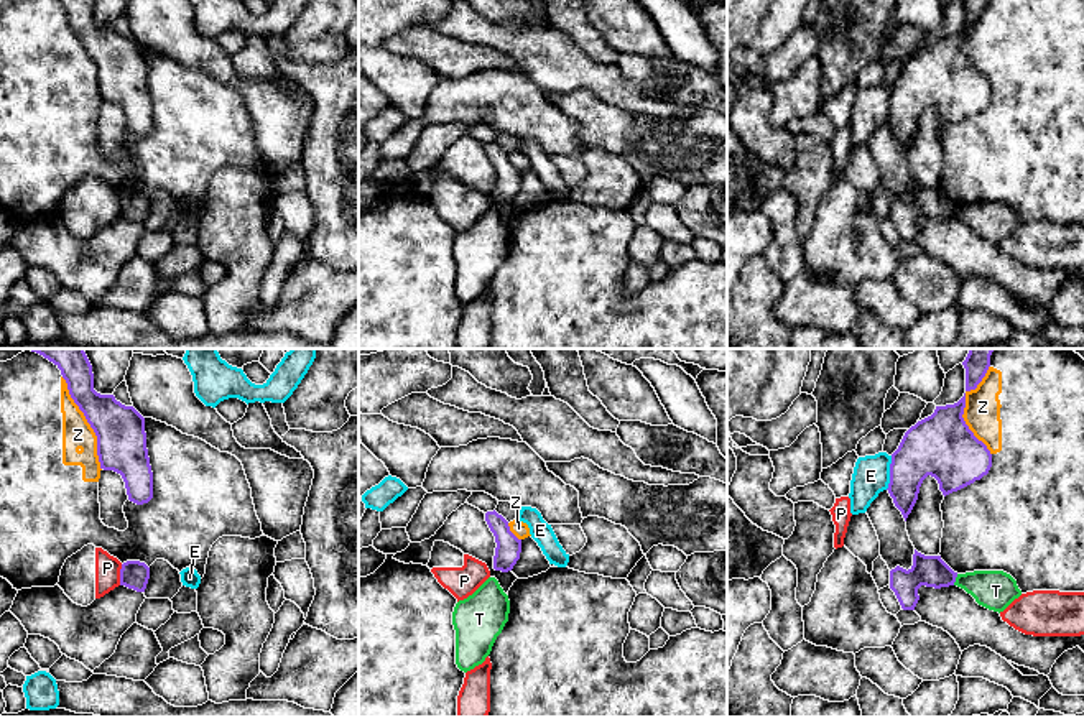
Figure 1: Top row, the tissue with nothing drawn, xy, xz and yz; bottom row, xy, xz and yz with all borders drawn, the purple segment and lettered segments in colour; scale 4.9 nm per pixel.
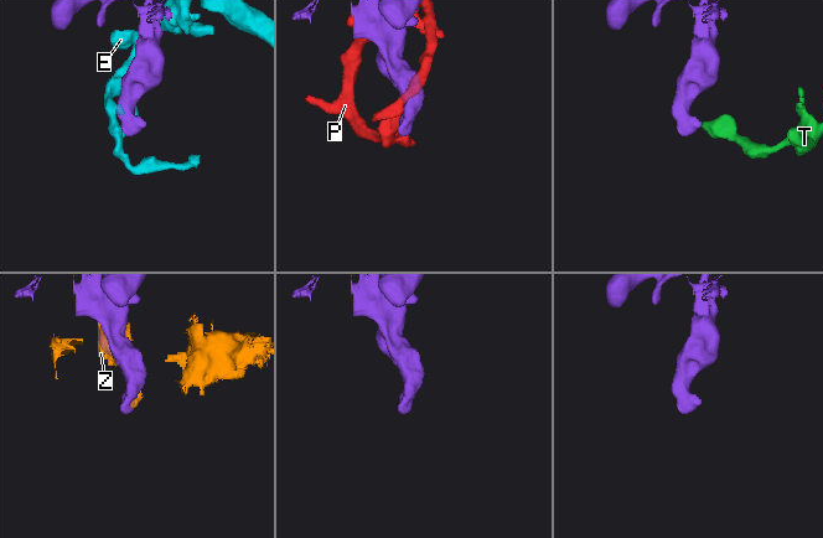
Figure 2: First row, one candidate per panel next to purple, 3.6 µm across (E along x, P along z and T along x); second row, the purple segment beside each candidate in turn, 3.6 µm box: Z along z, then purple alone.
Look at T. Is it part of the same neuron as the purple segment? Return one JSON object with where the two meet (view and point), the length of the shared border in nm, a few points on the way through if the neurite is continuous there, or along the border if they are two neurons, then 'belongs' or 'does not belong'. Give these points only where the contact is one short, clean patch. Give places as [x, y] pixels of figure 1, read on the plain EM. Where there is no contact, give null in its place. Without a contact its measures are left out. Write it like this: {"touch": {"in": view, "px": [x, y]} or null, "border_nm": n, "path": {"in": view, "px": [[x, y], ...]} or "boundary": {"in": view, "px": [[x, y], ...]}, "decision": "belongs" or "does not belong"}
{"touch": {"in": "yz", "px": [954, 211]}, "border_nm": 60, "boundary": {"in": "yz", "px": [[958, 206], [953, 216]]}, "decision": "does not belong"}

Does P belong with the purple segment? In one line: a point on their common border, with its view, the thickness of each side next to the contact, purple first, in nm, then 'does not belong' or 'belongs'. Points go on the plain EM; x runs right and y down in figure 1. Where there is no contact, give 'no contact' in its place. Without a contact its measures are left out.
xy (120, 206) | 140/130 nm | does not belong

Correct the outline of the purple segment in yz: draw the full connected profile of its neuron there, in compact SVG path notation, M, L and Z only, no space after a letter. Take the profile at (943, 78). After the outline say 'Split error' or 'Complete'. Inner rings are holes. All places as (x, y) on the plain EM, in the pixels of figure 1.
M966 25L954 35L936 38L934 44L911 58L898 81L892 86L888 125L895 138L901 143L905 153L911 145L923 112L931 107L938 112L943 127L957 123L989 105L992 86L966 56L962 46L966 39Z. Complete

